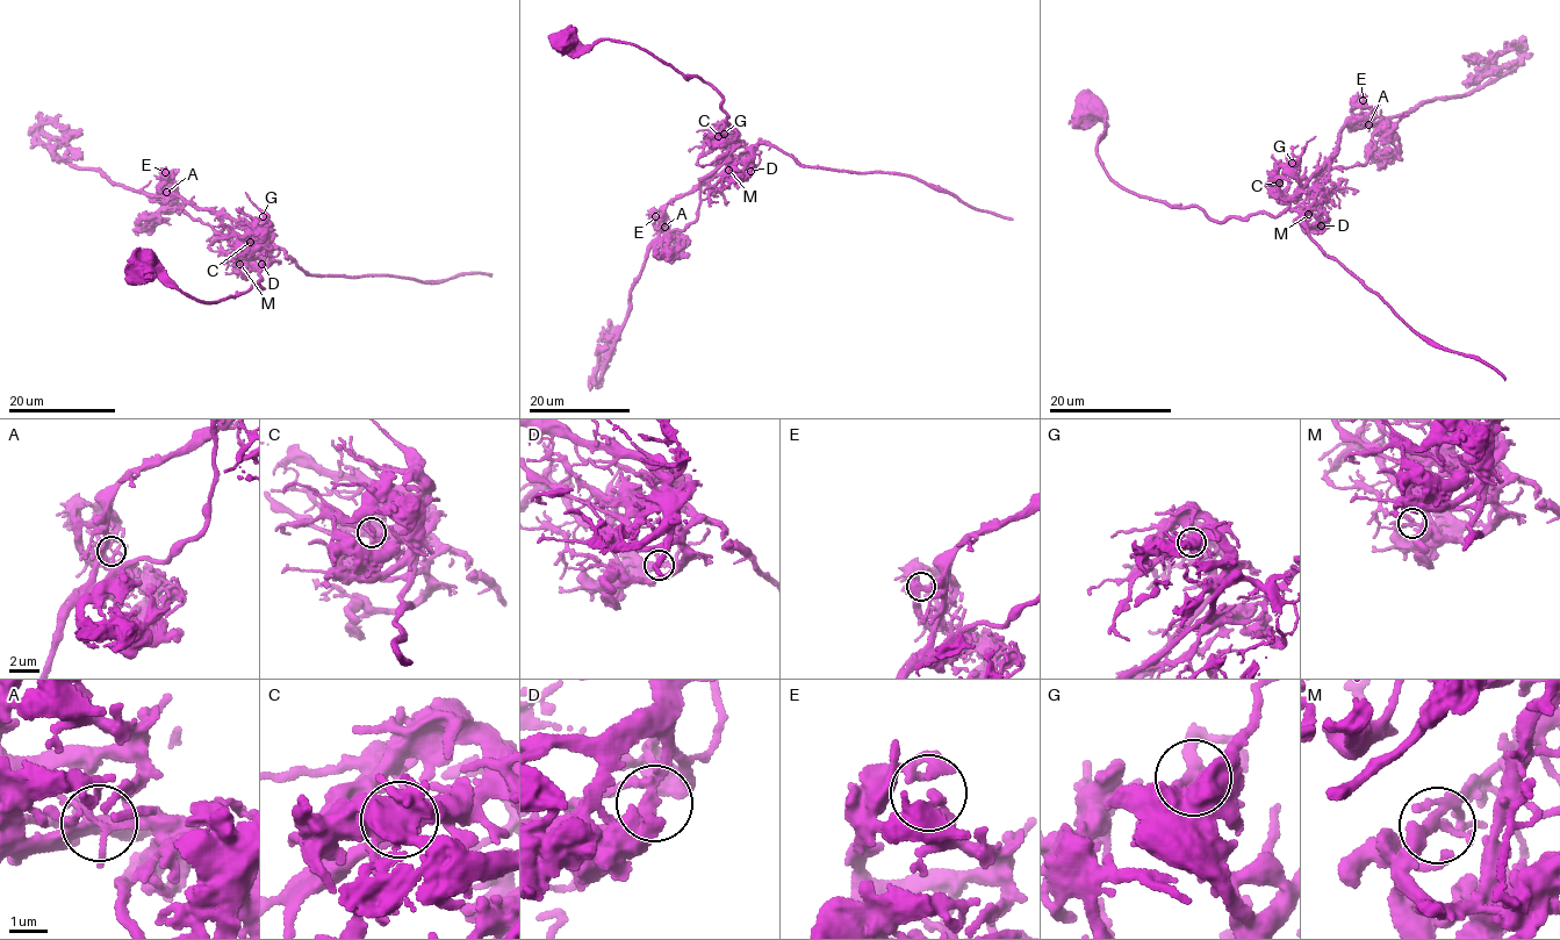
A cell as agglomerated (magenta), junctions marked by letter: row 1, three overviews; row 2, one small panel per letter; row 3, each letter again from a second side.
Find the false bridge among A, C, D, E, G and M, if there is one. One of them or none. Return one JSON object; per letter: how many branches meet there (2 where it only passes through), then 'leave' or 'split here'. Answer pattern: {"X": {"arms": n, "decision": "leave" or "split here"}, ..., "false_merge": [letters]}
{"A": {"arms": 4, "decision": "split here"}, "C": {"arms": 3, "decision": "leave"}, "D": {"arms": 3, "decision": "leave"}, "E": {"arms": 2, "decision": "leave"}, "G": {"arms": 4, "decision": "leave"}, "M": {"arms": 3, "decision": "leave"}, "false_merge": ["A"]}

